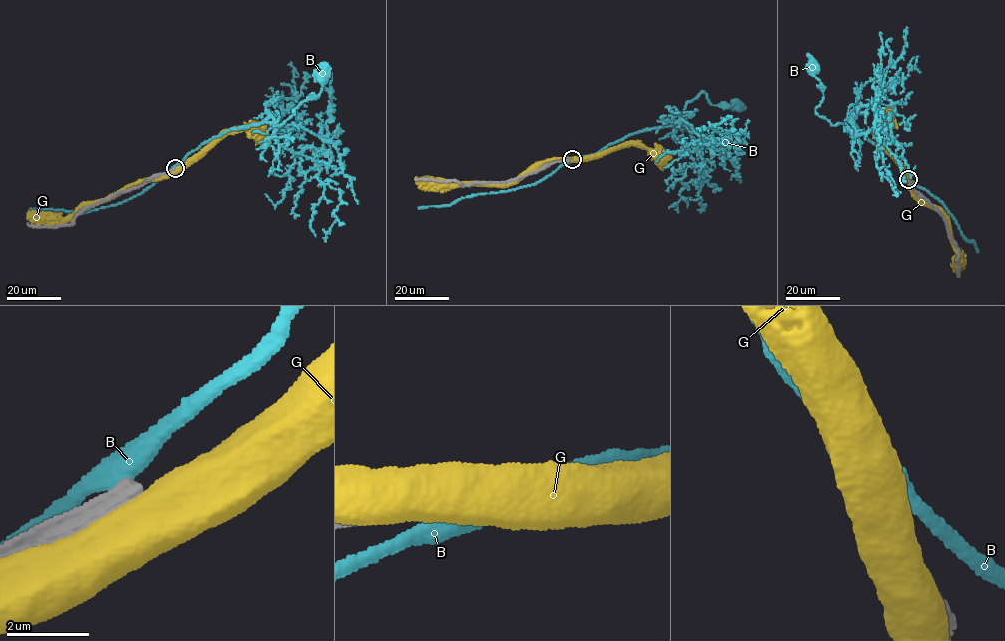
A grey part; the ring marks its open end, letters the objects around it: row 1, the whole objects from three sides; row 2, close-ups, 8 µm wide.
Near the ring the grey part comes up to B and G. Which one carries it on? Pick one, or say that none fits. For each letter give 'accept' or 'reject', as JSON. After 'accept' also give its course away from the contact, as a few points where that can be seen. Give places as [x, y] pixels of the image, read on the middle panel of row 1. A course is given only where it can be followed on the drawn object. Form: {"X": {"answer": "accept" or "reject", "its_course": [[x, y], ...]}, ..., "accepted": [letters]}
{"B": {"answer": "reject"}, "G": {"answer": "reject"}, "accepted": []}

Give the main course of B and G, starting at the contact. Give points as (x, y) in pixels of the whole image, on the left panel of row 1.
B: (175, 167), (202, 144), (230, 129), (268, 122), (280, 126), (299, 104), (317, 96), (322, 78)
G: (172, 171), (137, 180), (107, 198), (81, 203), (69, 216), (36, 218), (31, 212)

